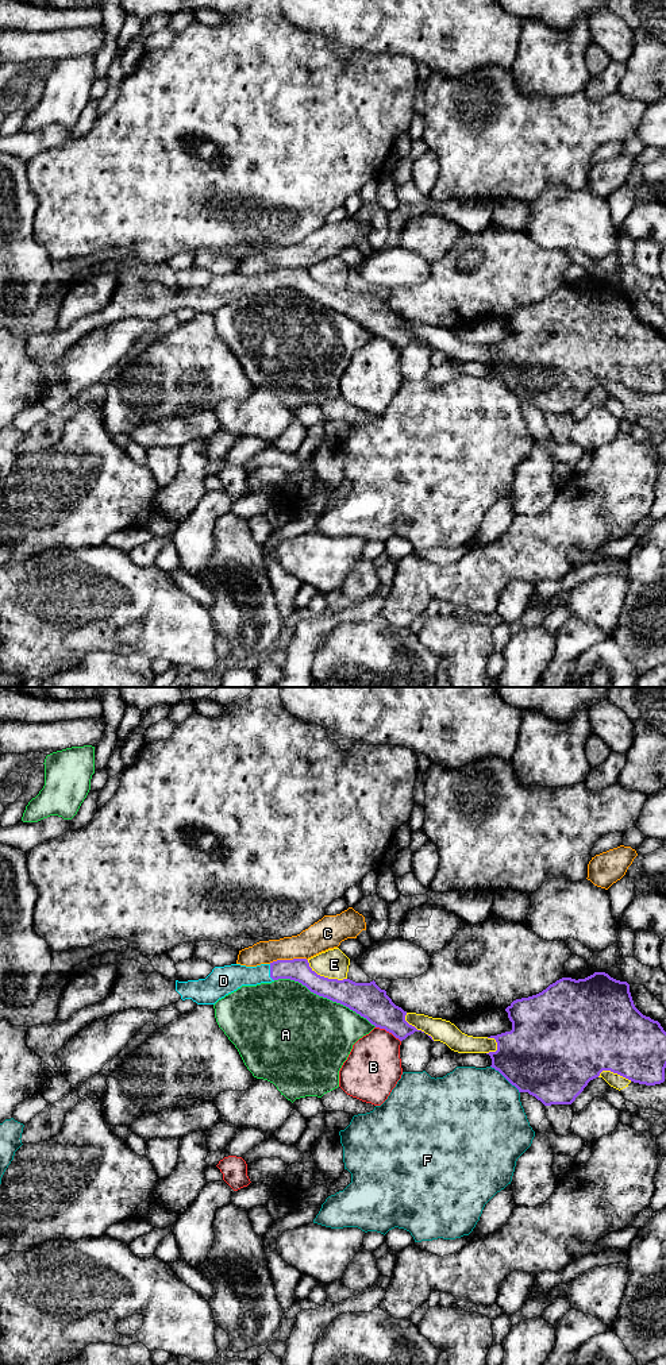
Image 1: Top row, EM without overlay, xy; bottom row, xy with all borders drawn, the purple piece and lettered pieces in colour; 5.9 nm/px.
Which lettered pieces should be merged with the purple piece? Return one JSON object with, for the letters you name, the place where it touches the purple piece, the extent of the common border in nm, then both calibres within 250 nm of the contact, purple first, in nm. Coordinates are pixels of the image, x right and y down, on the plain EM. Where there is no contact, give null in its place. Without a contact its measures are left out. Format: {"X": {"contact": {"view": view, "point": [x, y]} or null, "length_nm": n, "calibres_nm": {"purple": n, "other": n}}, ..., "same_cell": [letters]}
{"D": {"contact": {"view": "xy", "point": [270, 281]}, "length_nm": 110, "calibres_nm": {"purple": 140, "other": 160}}, "same_cell": ["D"]}

